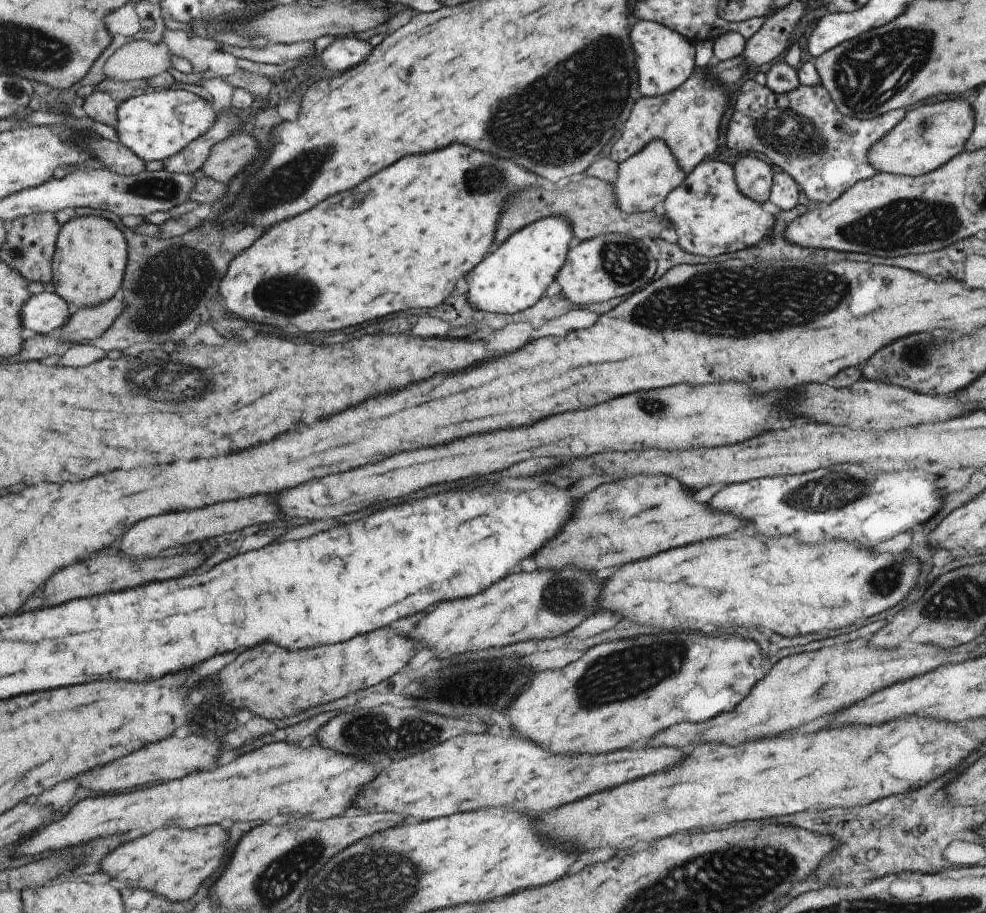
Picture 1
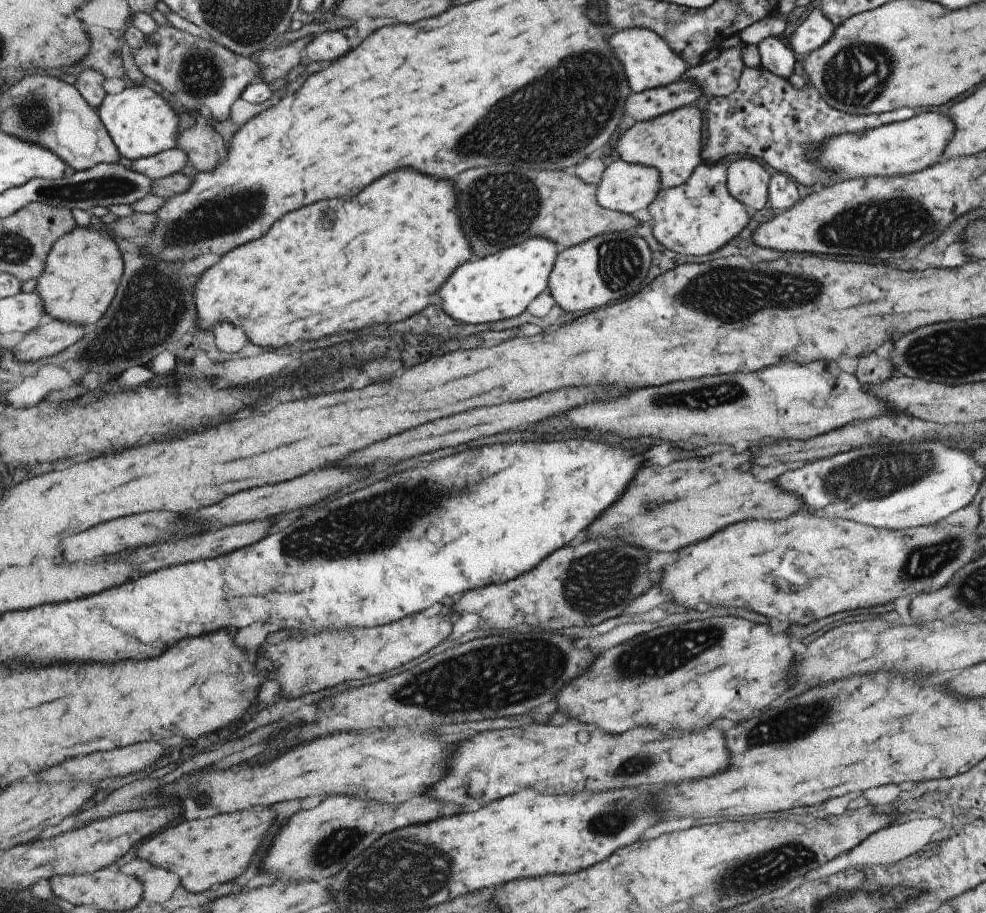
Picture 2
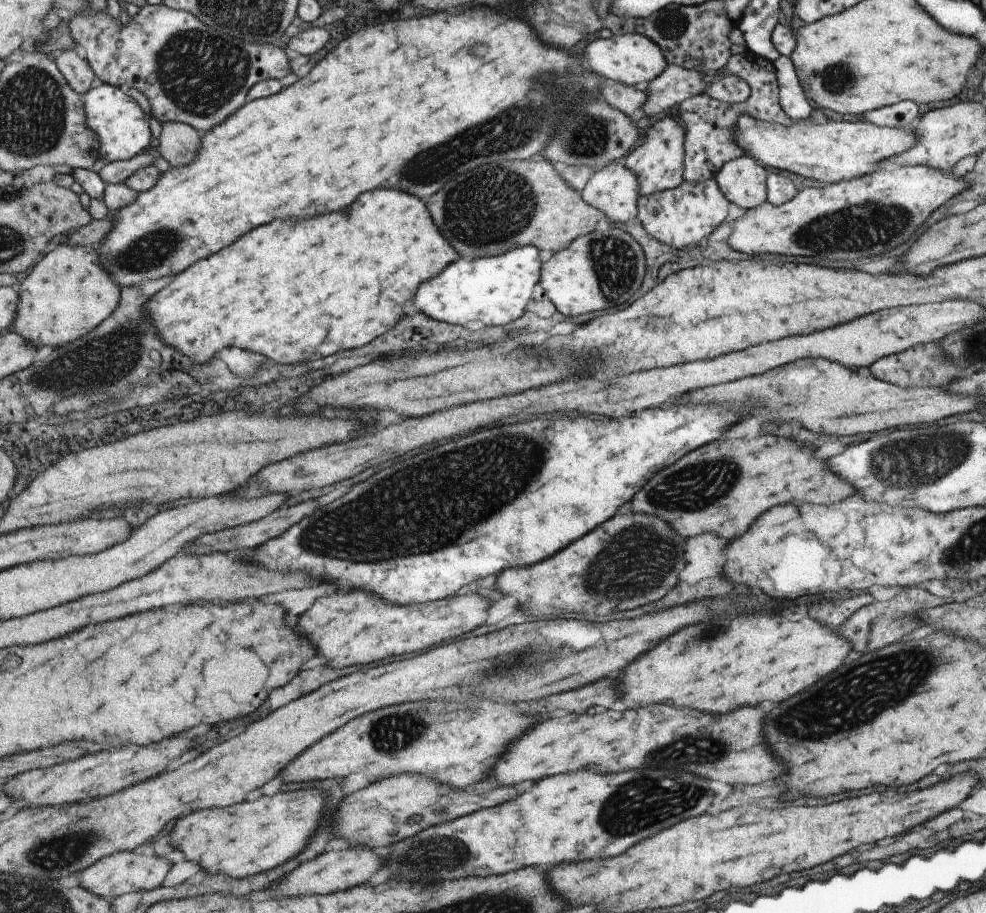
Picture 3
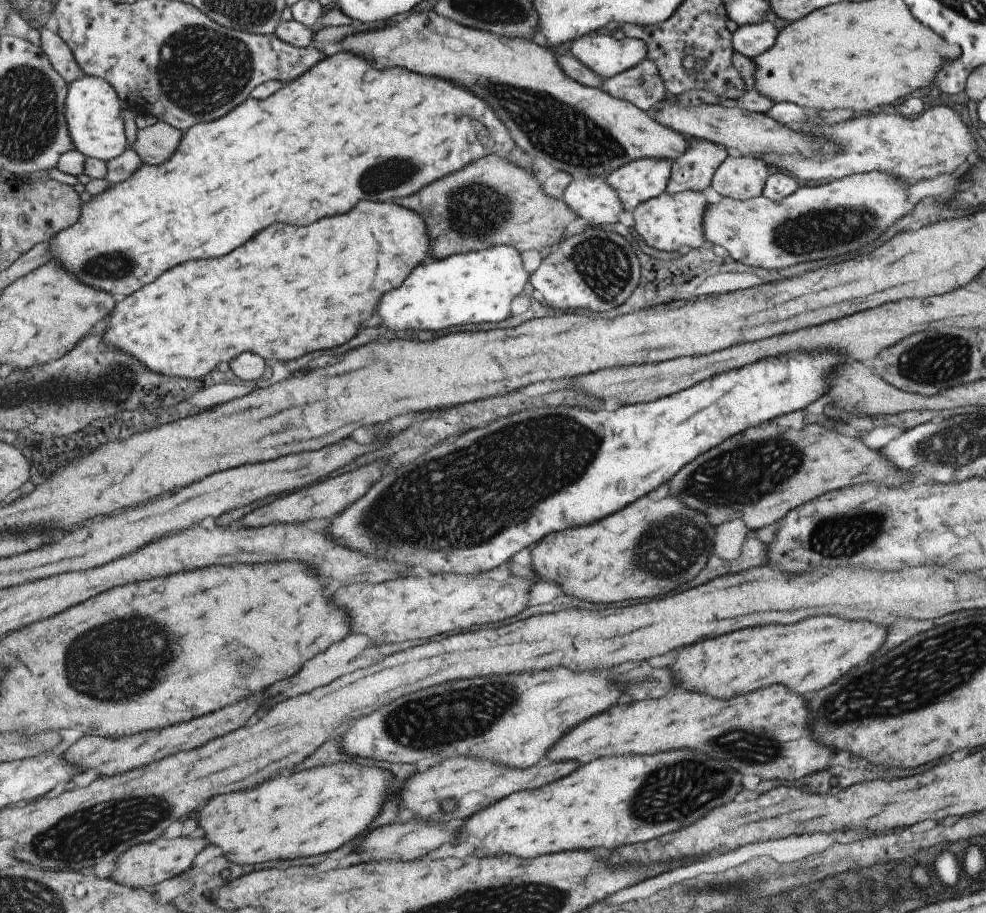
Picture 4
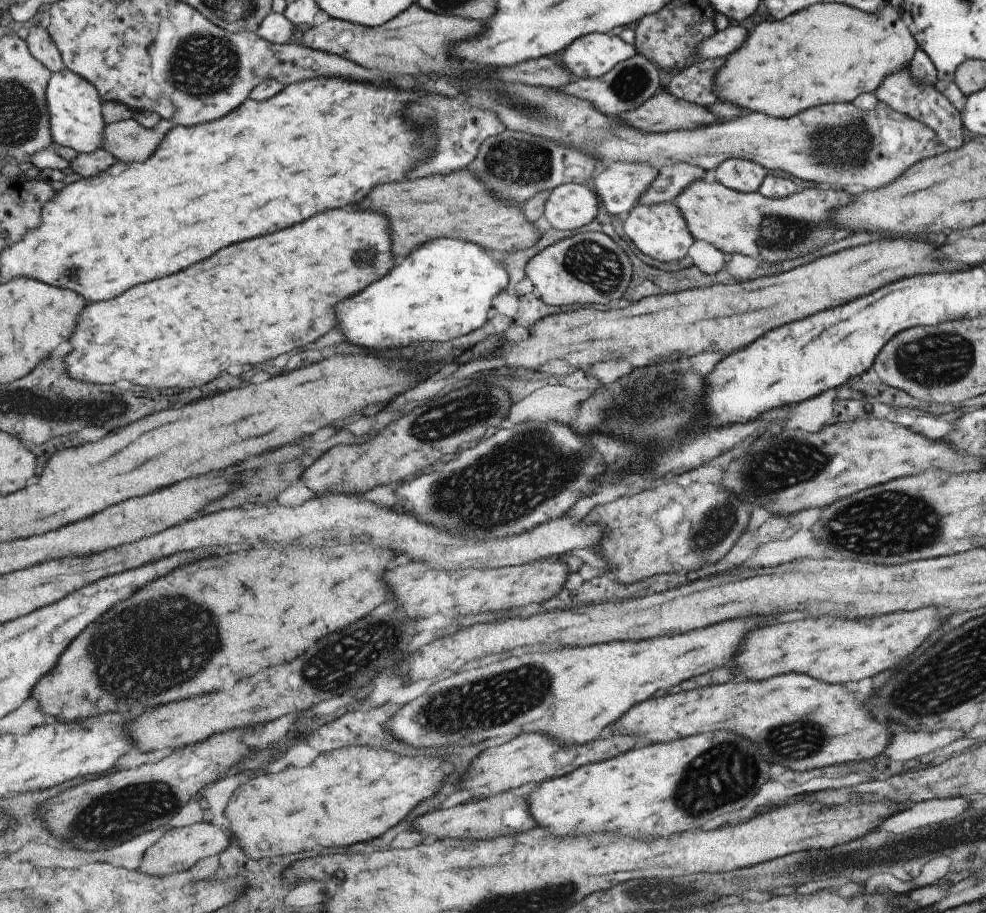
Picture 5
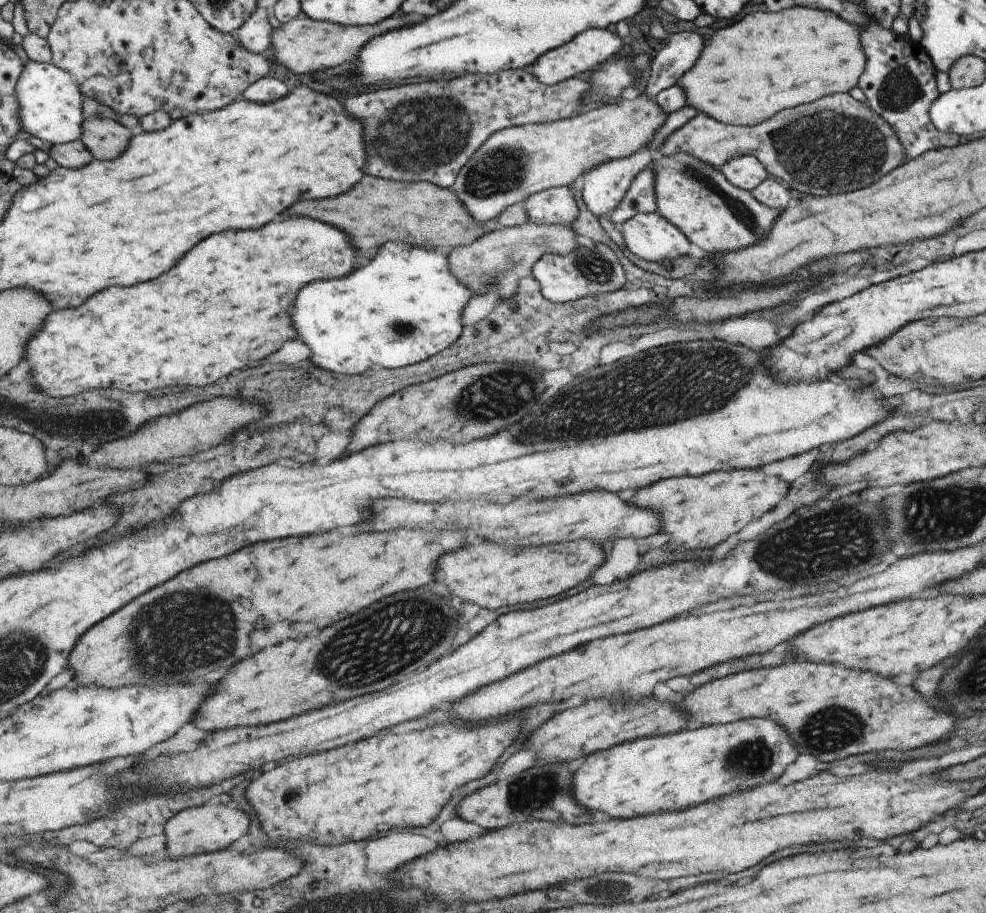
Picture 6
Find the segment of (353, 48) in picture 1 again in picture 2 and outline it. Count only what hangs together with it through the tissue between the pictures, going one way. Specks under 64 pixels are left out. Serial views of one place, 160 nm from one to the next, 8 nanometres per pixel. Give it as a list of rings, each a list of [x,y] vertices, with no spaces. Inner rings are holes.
[[[324,32],[311,39],[303,52],[303,57],[313,62],[333,62],[341,58],[349,48],[347,37],[338,32]]]

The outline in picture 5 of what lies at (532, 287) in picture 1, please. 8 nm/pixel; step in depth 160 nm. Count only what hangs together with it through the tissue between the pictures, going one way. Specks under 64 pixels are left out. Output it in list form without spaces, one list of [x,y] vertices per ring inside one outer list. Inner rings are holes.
[[[439,237],[420,244],[399,264],[395,264],[387,276],[369,284],[361,294],[347,298],[335,306],[337,324],[345,338],[365,350],[403,348],[409,342],[445,342],[479,328],[492,314],[492,300],[505,291],[507,272],[501,262],[491,256],[491,251],[482,249],[469,241]]]

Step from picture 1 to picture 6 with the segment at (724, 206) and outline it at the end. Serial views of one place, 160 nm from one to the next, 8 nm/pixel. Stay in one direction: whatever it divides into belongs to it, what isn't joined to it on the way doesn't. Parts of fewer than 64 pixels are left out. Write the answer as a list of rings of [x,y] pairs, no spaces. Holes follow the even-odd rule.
[[[657,211],[637,213],[618,226],[629,252],[647,262],[668,263],[687,254],[689,241]]]

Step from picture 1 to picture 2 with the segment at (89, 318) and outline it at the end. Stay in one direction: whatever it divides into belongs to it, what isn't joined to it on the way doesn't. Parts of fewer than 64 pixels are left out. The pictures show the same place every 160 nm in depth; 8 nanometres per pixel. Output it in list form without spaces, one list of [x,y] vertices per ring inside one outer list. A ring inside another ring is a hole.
[[[61,319],[43,320],[41,326],[31,331],[13,347],[18,361],[38,361],[55,356],[87,336],[89,328]]]

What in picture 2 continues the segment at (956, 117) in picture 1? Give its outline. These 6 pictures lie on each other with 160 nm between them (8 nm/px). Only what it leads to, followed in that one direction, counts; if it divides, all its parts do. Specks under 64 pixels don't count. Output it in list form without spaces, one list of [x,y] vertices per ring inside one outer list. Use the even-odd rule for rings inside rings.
[[[929,110],[862,133],[834,135],[819,145],[812,145],[808,159],[824,173],[839,175],[840,180],[918,173],[941,160],[944,148],[953,135],[954,126],[948,114]]]

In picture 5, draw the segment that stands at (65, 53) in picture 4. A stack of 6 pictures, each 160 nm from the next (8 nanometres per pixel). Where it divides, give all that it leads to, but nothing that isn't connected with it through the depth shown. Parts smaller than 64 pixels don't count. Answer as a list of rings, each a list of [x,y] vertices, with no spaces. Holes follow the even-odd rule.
[[[43,25],[29,28],[27,42],[35,58],[38,58],[54,73],[67,68],[55,39],[48,29],[43,28]]]

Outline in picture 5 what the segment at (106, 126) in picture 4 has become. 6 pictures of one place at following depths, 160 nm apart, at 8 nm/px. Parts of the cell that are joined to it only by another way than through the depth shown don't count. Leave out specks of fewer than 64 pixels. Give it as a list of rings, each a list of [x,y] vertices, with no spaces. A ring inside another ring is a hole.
[[[69,68],[53,73],[48,84],[47,98],[55,144],[72,148],[78,153],[92,153],[104,148],[108,125],[103,112],[105,101],[90,80]]]

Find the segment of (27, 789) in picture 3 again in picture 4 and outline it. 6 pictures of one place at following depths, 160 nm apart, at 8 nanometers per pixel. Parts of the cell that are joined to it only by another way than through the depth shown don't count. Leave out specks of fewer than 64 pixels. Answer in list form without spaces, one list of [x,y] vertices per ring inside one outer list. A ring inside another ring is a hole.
[[[253,696],[253,698],[247,698],[247,700],[239,702],[239,708],[237,708],[237,702],[235,702],[231,706],[225,706],[219,712],[213,712],[213,714],[189,720],[185,724],[177,724],[177,728],[171,726],[171,728],[165,728],[165,730],[159,730],[159,732],[143,732],[143,734],[135,734],[135,736],[127,736],[127,738],[117,738],[117,740],[85,736],[77,744],[73,744],[69,750],[65,750],[65,758],[69,762],[75,762],[75,766],[79,766],[79,773],[87,772],[87,770],[96,770],[98,779],[114,777],[121,774],[121,772],[127,772],[127,770],[145,766],[149,762],[155,762],[157,758],[161,760],[161,758],[171,756],[175,752],[197,748],[197,746],[201,746],[203,742],[207,742],[211,738],[217,738],[221,734],[227,734],[227,732],[235,730],[237,726],[243,726],[243,722],[253,714],[257,704],[261,704],[261,698]]]

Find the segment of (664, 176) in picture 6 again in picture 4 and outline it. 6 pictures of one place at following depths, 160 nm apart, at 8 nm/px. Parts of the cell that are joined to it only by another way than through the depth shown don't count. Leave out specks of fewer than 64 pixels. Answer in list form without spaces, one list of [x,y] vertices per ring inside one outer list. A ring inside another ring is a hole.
[[[871,171],[841,177],[818,186],[807,184],[805,187],[797,187],[795,192],[777,202],[767,200],[762,194],[745,201],[721,197],[720,202],[706,206],[702,218],[704,240],[710,246],[714,244],[723,246],[733,260],[761,268],[785,268],[797,262],[849,254],[877,240],[886,231],[887,226],[891,226],[895,220],[913,210],[914,204],[909,204],[906,193],[909,185],[889,173]]]

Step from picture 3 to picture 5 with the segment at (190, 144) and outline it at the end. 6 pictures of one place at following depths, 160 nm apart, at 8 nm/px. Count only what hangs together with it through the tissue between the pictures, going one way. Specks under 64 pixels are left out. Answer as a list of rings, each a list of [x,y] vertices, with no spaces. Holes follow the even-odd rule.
[[[132,118],[118,123],[111,123],[106,126],[104,148],[115,154],[115,158],[121,160],[121,162],[143,162],[143,160],[149,158],[149,154],[153,154],[153,150],[163,140],[164,134],[174,127],[175,123],[164,118],[161,118],[154,127],[149,128],[142,127],[141,124],[137,124]]]

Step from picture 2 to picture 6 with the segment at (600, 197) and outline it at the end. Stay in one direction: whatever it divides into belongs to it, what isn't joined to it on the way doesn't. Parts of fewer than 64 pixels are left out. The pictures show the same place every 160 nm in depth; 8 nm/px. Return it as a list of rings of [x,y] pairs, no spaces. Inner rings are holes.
[[[553,187],[532,194],[521,206],[536,225],[572,225],[579,214],[577,194],[571,187]]]

